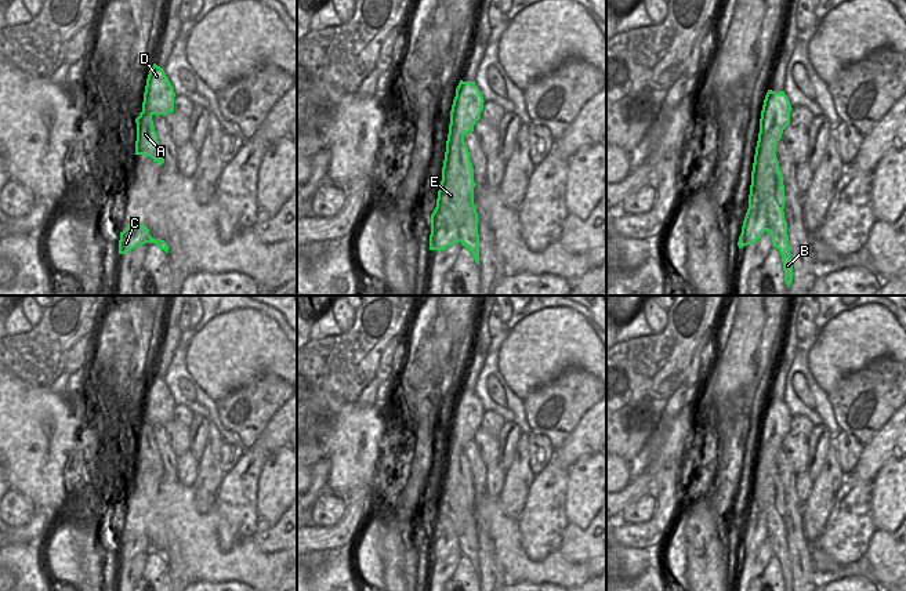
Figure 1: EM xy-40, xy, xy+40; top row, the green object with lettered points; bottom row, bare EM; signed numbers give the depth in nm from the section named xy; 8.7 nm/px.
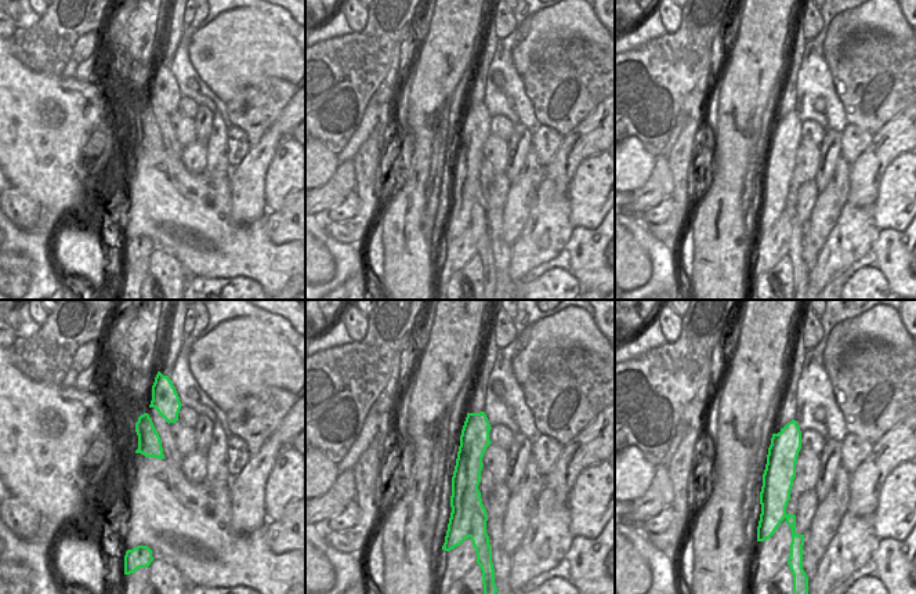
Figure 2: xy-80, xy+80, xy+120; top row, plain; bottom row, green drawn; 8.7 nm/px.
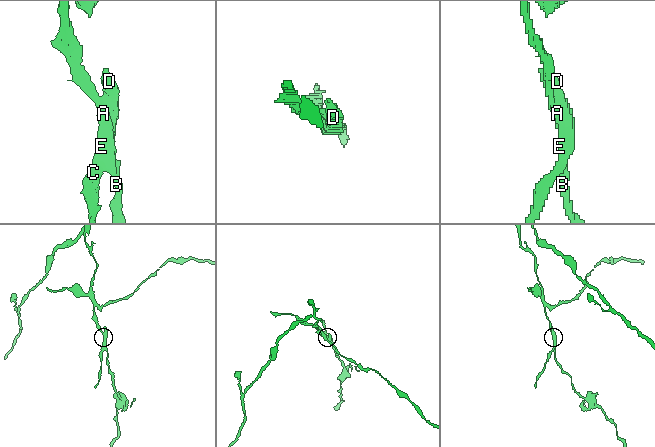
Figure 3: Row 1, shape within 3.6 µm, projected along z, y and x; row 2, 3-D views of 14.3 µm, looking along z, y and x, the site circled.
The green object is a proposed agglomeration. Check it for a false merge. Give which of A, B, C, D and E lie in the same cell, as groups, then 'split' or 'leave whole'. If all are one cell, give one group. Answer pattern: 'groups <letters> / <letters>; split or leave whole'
groups A B E / C D; split

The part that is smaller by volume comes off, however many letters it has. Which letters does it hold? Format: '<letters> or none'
C, D

